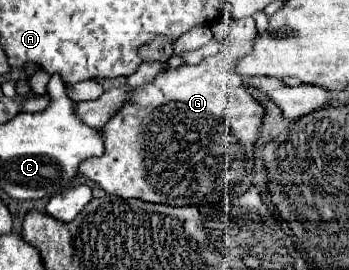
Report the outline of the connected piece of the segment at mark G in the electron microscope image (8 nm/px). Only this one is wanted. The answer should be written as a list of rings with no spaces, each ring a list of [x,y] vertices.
[[[225,17],[217,21],[211,31],[215,39],[227,41],[229,45],[225,45],[219,55],[207,57],[207,61],[199,65],[167,69],[167,73],[159,73],[151,85],[137,87],[133,99],[125,103],[103,127],[105,155],[85,161],[83,167],[79,167],[81,175],[101,185],[101,189],[105,189],[109,195],[119,195],[125,199],[135,197],[149,203],[177,207],[229,203],[253,185],[253,151],[263,125],[265,107],[251,95],[249,87],[243,83],[243,77],[235,71],[235,65],[241,57],[251,53],[257,37],[255,19]]]

